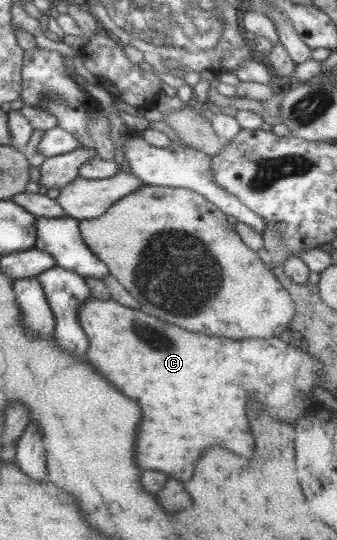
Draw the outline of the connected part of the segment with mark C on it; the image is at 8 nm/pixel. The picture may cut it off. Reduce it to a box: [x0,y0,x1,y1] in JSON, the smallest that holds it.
[77,297,321,480]

